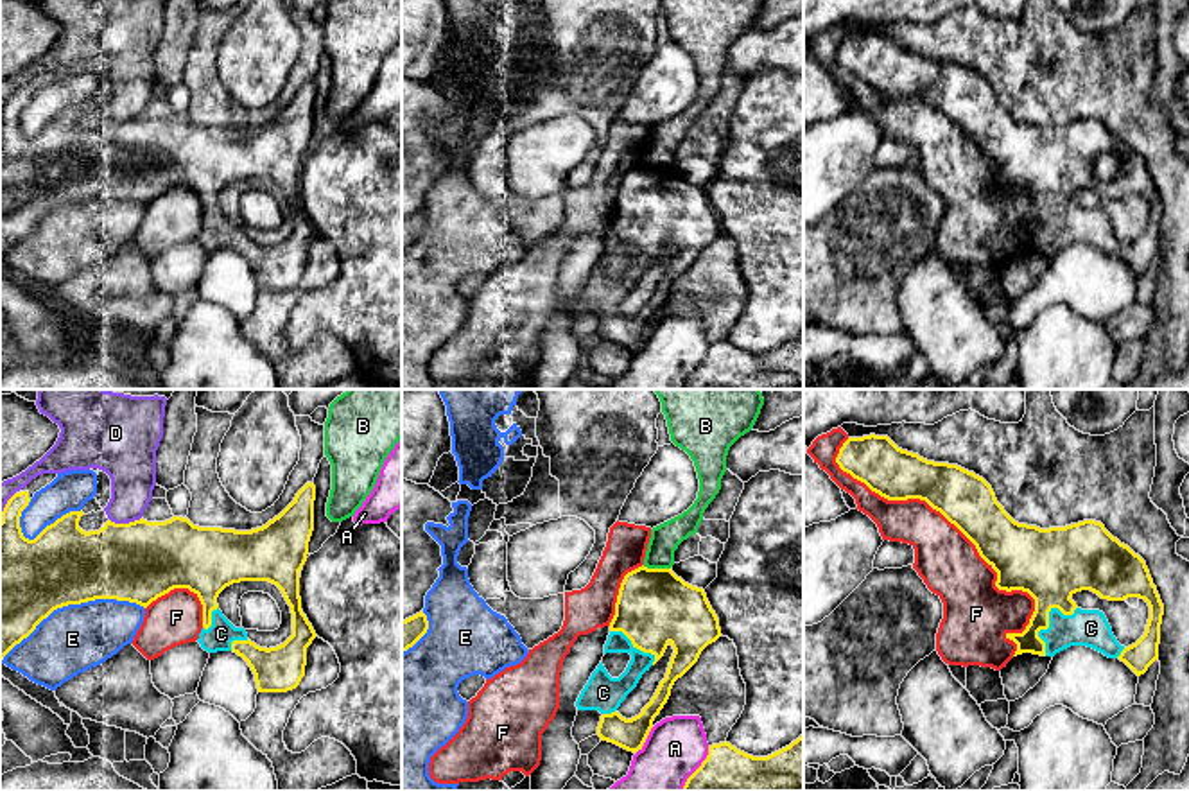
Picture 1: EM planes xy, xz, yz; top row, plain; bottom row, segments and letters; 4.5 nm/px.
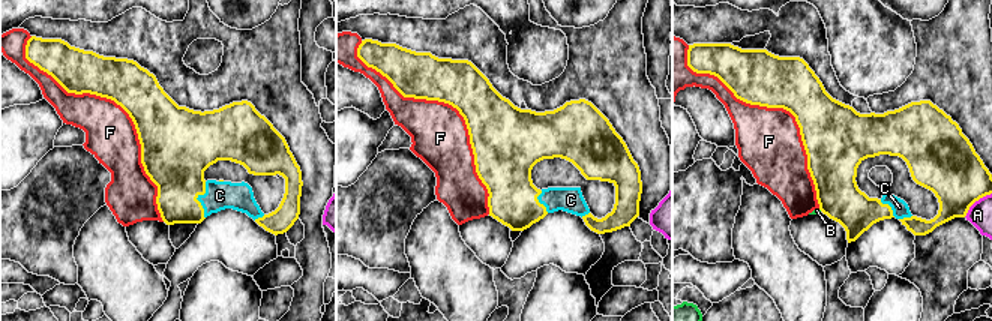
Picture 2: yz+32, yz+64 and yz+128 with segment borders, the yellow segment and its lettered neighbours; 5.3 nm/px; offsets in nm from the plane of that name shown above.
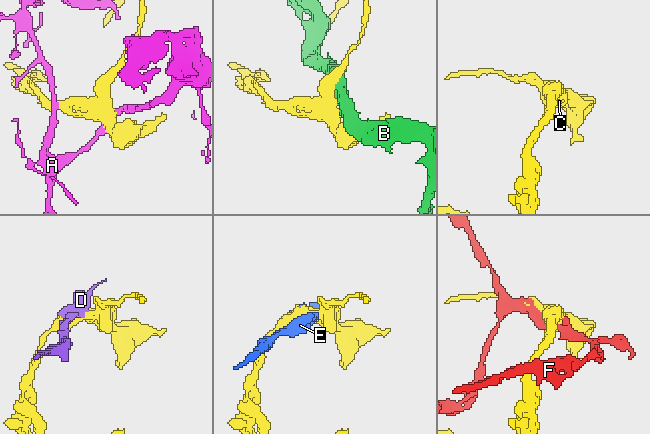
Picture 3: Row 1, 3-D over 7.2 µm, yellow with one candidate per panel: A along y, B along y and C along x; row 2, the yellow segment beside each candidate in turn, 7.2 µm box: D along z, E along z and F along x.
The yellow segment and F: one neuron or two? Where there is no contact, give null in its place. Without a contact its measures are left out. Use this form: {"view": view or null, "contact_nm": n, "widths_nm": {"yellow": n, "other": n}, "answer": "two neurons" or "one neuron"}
{"view": "yz", "contact_nm": 1250, "widths_nm": {"yellow": 260, "other": 280}, "answer": "two neurons"}

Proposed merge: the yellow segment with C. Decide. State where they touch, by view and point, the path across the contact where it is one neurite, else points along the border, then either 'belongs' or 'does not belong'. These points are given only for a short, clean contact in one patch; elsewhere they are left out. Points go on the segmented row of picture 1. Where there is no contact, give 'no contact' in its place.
meets yellow in yz at (1048, 621); belongs

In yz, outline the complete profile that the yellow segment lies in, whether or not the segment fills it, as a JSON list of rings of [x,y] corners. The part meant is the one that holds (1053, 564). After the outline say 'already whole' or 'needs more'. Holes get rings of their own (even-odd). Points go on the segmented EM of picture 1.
[[[888,436],[848,438],[839,448],[836,463],[888,500],[925,500],[976,545],[979,556],[997,572],[995,587],[999,590],[1022,590],[1035,599],[1035,612],[1026,630],[1006,633],[1006,639],[1017,644],[1013,656],[1022,653],[1054,656],[1071,646],[1087,646],[1108,658],[1119,658],[1137,676],[1159,660],[1164,604],[1157,587],[1146,561],[1114,538],[1101,522],[1083,520],[1049,529],[1019,524],[997,502],[992,486],[983,477],[958,465],[927,461],[902,450]],[[1081,590],[1090,590],[1108,601],[1144,599],[1150,606],[1144,635],[1128,648],[1121,646],[1103,612],[1081,610],[1071,599]]]; needs more

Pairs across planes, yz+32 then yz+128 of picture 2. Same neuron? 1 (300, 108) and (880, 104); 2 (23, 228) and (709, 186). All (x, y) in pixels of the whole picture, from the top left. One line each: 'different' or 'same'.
1: same
2: same

